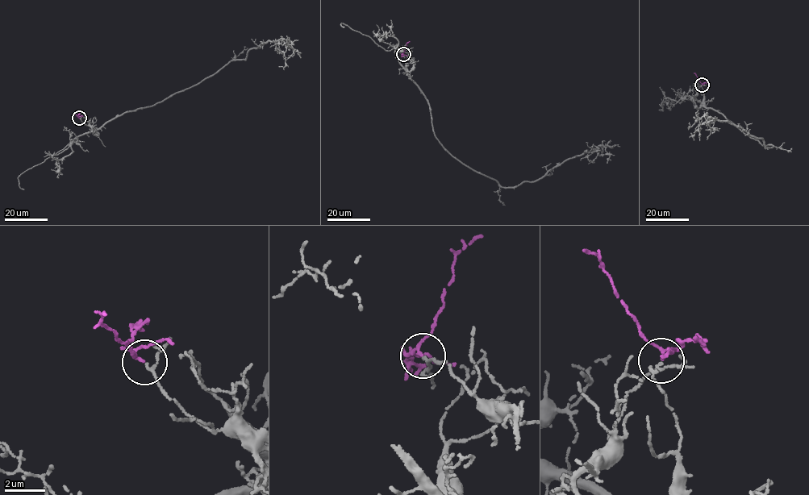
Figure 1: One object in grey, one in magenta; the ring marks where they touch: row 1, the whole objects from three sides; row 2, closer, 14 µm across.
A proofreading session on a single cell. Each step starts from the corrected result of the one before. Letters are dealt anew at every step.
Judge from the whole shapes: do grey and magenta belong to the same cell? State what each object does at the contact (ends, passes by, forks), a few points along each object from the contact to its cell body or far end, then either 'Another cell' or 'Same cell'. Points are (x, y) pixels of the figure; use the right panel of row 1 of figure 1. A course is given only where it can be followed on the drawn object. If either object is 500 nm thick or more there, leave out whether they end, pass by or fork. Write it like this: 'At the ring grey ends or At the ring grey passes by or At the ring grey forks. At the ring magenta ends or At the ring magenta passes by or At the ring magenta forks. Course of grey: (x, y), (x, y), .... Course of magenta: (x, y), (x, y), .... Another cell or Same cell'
At the ring grey passes by. At the ring magenta forks. Course of grey: (702, 85), (693, 97), (698, 107), (712, 108), (762, 146), (773, 146), (706, 114), (699, 121), (699, 140). Course of magenta: (702, 85), (694, 72). Another cell

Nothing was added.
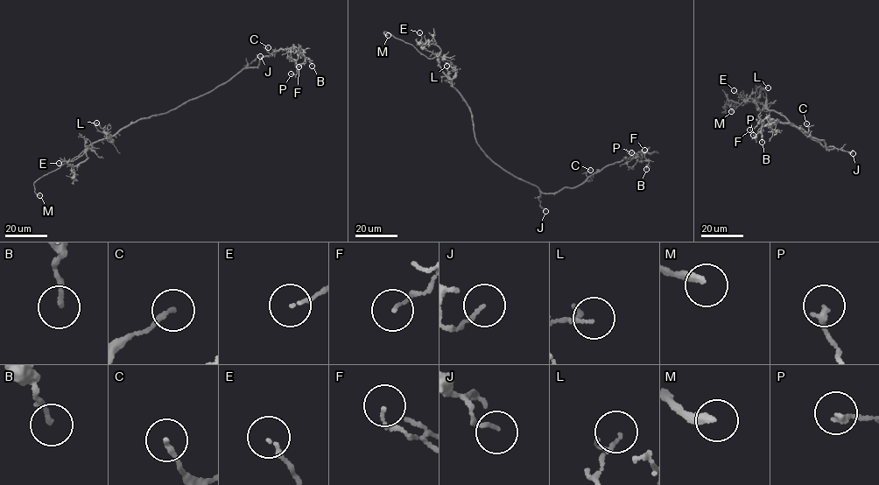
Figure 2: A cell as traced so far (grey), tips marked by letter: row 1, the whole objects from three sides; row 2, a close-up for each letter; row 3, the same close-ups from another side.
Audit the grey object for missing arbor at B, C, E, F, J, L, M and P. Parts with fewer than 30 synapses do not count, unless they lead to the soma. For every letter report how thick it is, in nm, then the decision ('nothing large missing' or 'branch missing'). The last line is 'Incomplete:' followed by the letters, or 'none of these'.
B: 170 nm | nothing large missing
C: 140 nm | nothing large missing
E: 120 nm | nothing large missing
F: 90 nm | nothing large missing
J: 110 nm | nothing large missing
L: 70 nm | nothing large missing
M: 280 nm | branch missing
P: 200 nm | nothing large missing
Incomplete: M

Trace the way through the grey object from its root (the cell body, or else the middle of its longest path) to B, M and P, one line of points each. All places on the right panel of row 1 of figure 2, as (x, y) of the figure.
B: (818, 142), (823, 147), (833, 148), (829, 150), (824, 140), (768, 116), (762, 123), (762, 142)
M: (818, 142), (803, 133), (784, 115), (767, 109), (750, 98), (753, 101), (739, 99), (731, 111)
P: (818, 142), (833, 148), (829, 150), (824, 140), (772, 120), (755, 138), (753, 135)

